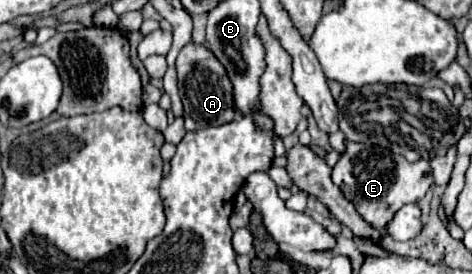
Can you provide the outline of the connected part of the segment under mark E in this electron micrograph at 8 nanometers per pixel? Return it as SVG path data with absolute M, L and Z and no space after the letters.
M345 141L345 151L341 159L335 163L331 171L333 183L341 189L341 193L355 205L357 213L373 227L373 229L387 229L393 215L405 205L415 203L425 197L429 187L433 185L433 175L429 161L421 159L417 163L407 163L401 155L391 153L379 145L365 145Z

